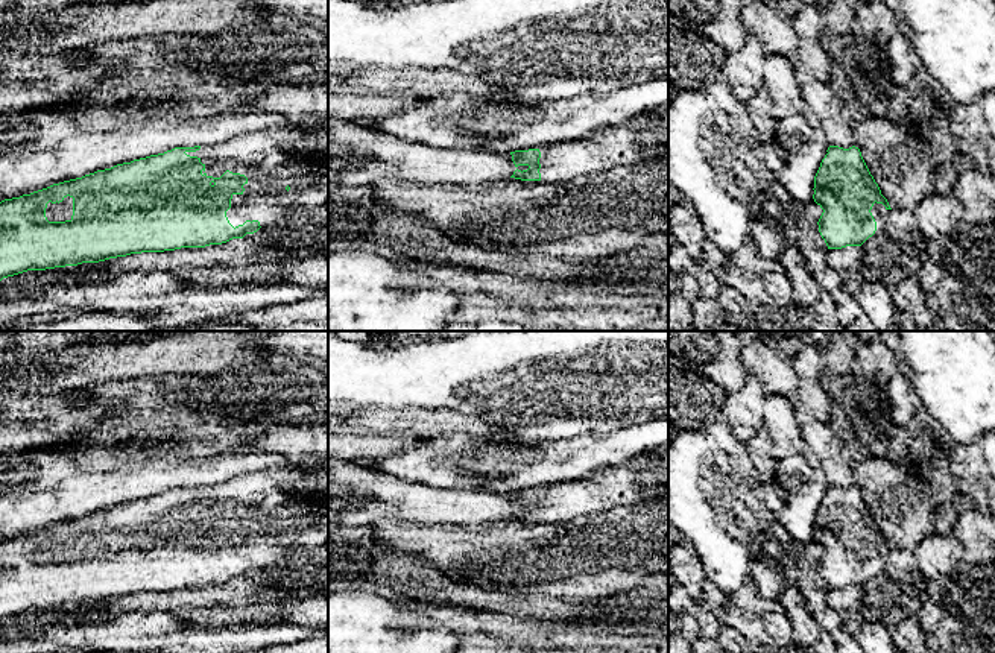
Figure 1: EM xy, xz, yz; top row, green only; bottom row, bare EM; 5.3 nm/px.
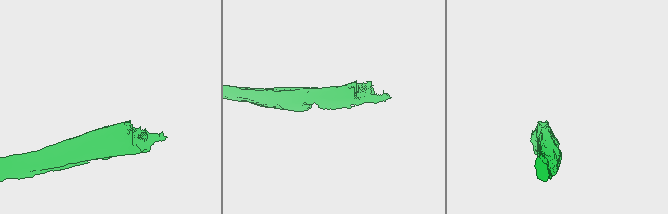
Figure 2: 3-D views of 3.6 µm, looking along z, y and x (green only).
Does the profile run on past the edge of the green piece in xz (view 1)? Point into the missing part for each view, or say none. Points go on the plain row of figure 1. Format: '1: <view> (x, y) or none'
1: xz (646, 479)

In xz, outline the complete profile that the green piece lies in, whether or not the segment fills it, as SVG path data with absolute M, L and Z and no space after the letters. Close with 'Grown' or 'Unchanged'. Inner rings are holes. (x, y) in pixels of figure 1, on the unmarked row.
M668 445L649 451L623 466L608 468L582 480L515 491L510 495L515 507L529 507L523 512L516 509L510 518L541 522L588 518L597 512L615 510L620 506L647 504L653 500L668 498Z. Grown

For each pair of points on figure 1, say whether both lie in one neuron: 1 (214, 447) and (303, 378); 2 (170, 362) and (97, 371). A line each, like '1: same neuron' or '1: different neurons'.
1: same neuron
2: same neuron

